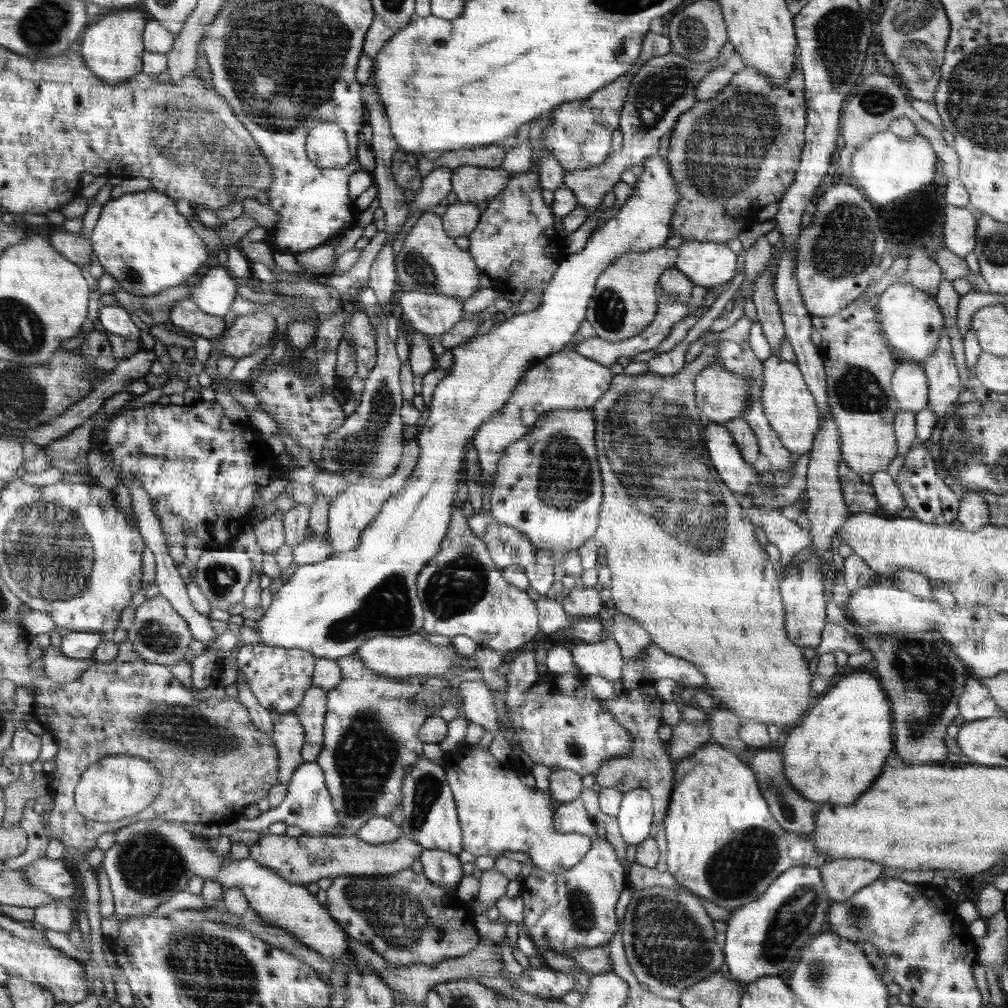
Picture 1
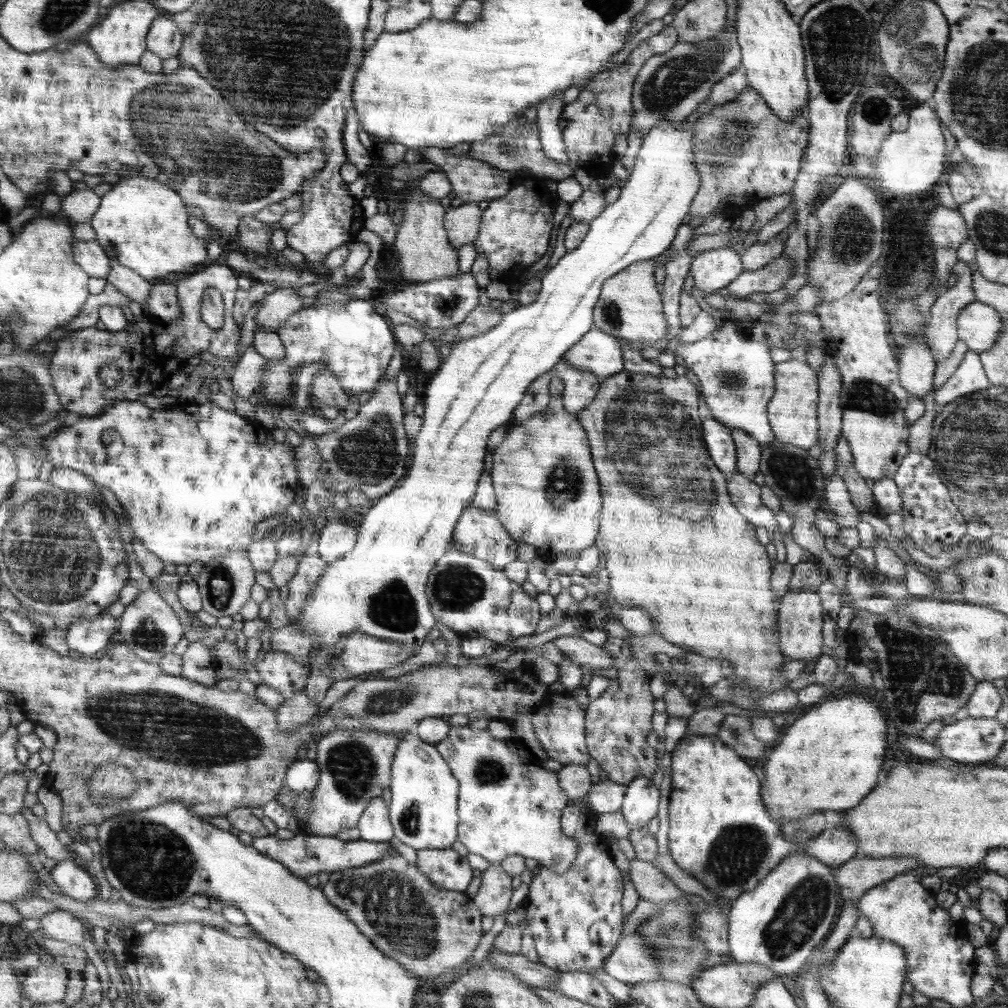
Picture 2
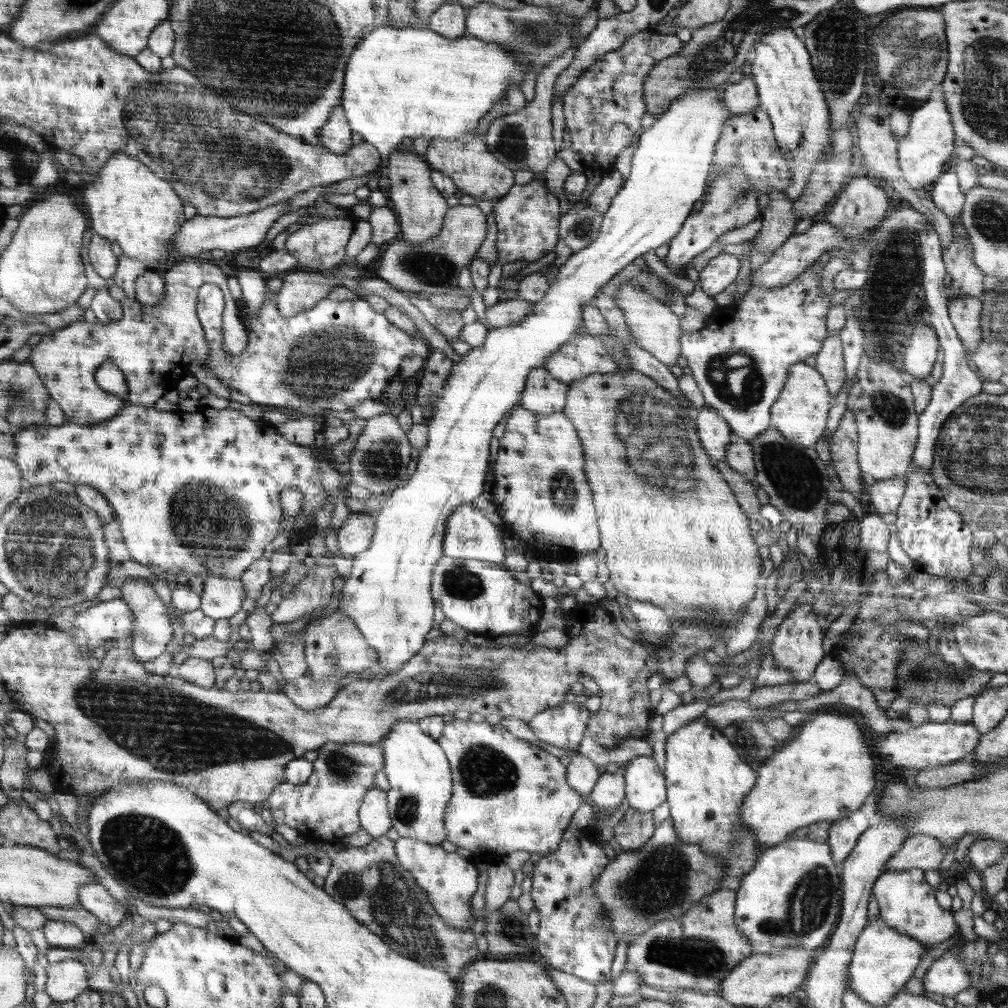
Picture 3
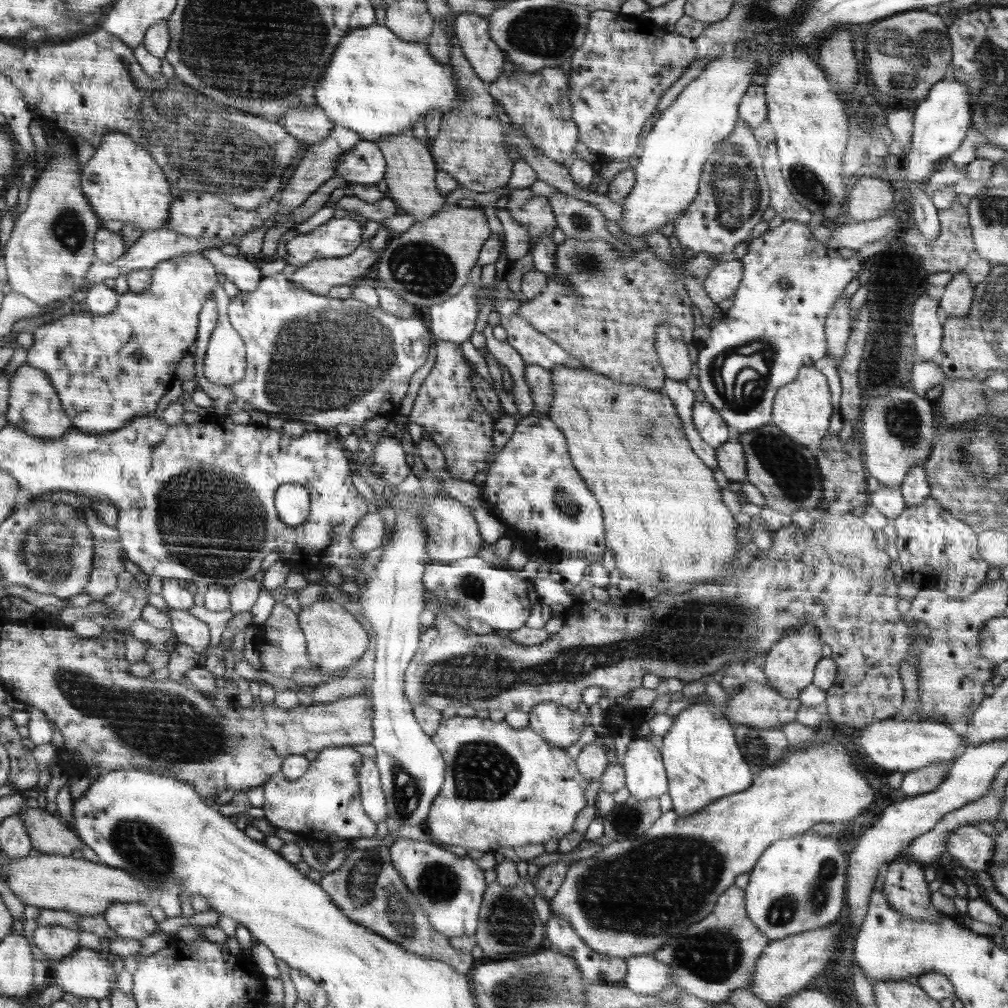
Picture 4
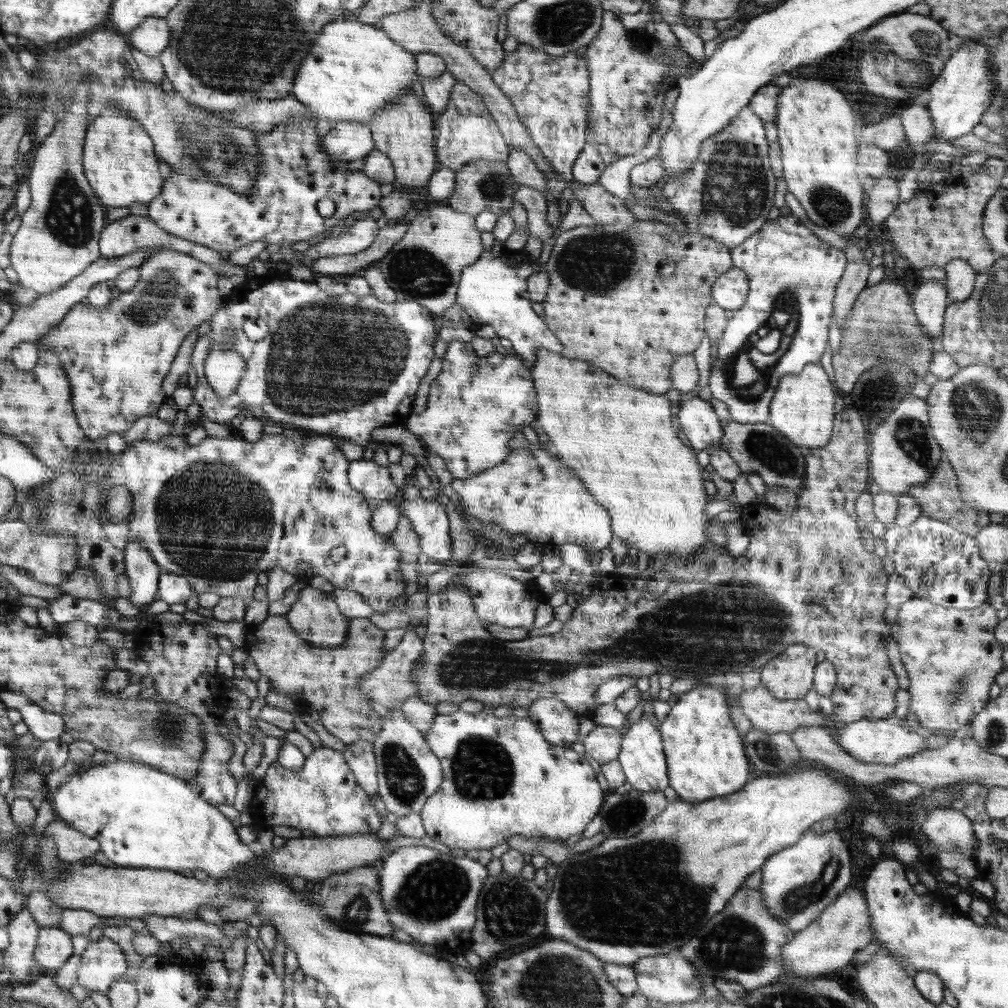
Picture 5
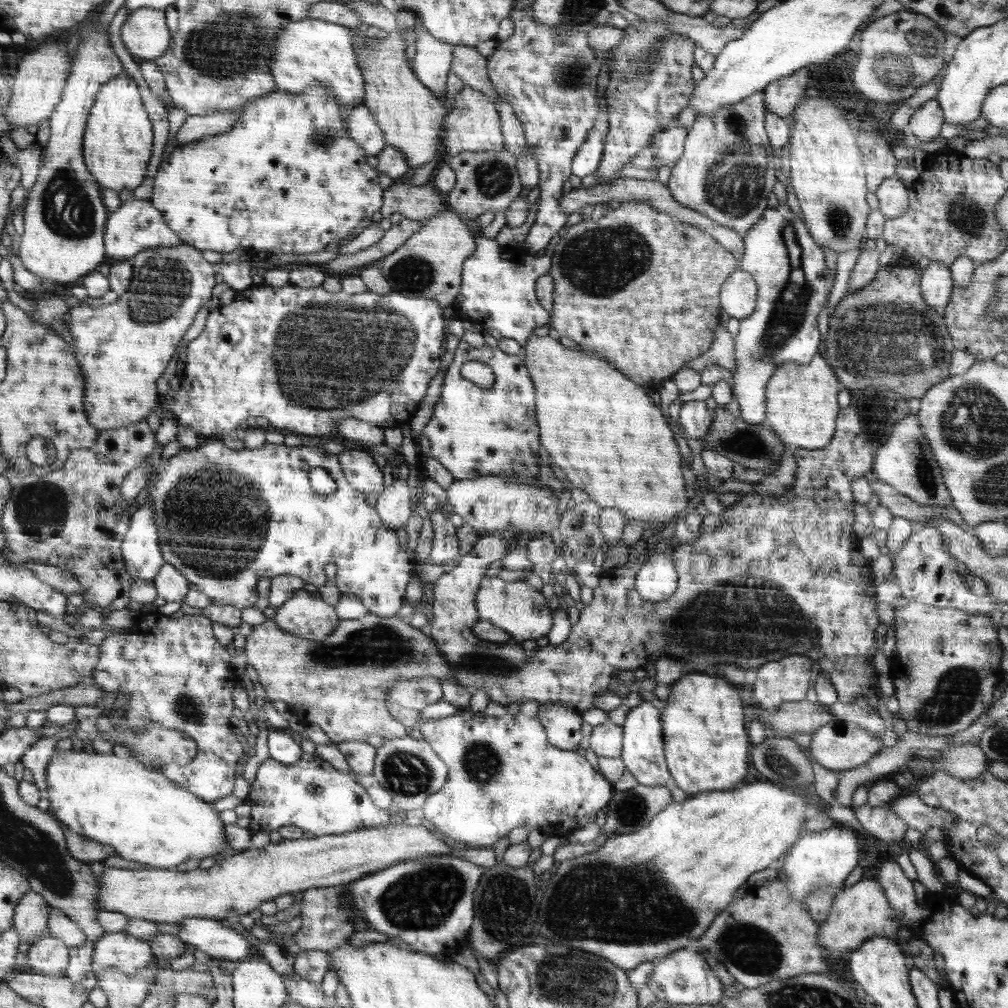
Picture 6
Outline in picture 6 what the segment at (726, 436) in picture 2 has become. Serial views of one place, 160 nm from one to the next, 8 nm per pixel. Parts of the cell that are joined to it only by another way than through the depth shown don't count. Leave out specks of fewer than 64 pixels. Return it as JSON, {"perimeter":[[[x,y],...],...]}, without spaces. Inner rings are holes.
{"perimeter":[[[687,401],[681,405],[679,422],[682,435],[687,439],[701,439],[706,436],[711,428],[714,417],[708,412],[708,404],[705,401]]]}

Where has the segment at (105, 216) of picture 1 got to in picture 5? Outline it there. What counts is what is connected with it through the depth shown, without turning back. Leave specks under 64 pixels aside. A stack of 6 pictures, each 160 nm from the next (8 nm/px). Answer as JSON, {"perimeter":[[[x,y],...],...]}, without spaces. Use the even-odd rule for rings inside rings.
{"perimeter":[[[108,106],[88,126],[84,170],[96,198],[108,209],[130,208],[138,203],[148,207],[162,194],[162,176],[150,138],[143,126],[126,118],[124,111],[116,106]]]}

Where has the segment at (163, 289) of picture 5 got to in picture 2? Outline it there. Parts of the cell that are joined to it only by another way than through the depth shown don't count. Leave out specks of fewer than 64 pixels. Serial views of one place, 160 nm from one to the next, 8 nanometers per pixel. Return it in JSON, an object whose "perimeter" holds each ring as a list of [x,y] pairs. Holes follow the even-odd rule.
{"perimeter":[[[214,262],[213,264],[208,265],[203,270],[191,272],[184,276],[174,278],[176,283],[177,299],[178,299],[179,307],[181,310],[180,316],[177,319],[166,321],[160,318],[143,314],[142,319],[136,319],[136,317],[134,317],[134,319],[131,322],[128,322],[128,324],[125,326],[122,332],[112,332],[112,331],[108,331],[107,329],[100,330],[100,329],[97,329],[96,327],[90,327],[86,329],[78,329],[77,331],[74,331],[72,334],[70,334],[70,336],[68,336],[67,338],[64,338],[64,340],[58,340],[56,342],[55,350],[51,352],[50,354],[48,354],[50,362],[51,362],[49,364],[49,371],[50,371],[50,376],[52,376],[52,386],[55,386],[56,394],[58,394],[63,408],[66,409],[70,414],[73,414],[75,416],[80,416],[80,415],[84,415],[86,417],[98,416],[99,414],[103,412],[102,410],[104,410],[104,408],[105,409],[108,408],[107,406],[112,407],[112,405],[120,401],[124,401],[124,400],[140,401],[141,398],[143,398],[143,396],[146,396],[146,394],[155,395],[156,393],[162,392],[162,390],[165,388],[166,383],[172,376],[172,374],[174,374],[174,372],[176,372],[177,370],[180,370],[186,364],[187,360],[190,360],[190,358],[192,358],[192,356],[196,356],[196,354],[199,354],[199,356],[203,358],[211,358],[211,359],[215,357],[234,358],[235,356],[237,356],[237,352],[239,352],[239,349],[240,349],[238,343],[240,343],[240,334],[241,334],[241,329],[237,327],[237,322],[234,320],[234,315],[233,315],[234,303],[236,302],[236,298],[239,297],[237,277],[238,277],[238,274],[234,272],[230,267],[228,267],[227,264]],[[208,287],[214,287],[218,289],[218,292],[220,292],[220,294],[222,295],[223,303],[226,306],[225,327],[223,327],[223,329],[221,329],[221,331],[219,332],[217,332],[213,328],[210,328],[201,319],[201,316],[200,316],[201,300],[203,297],[203,292]],[[108,363],[116,364],[116,366],[118,366],[118,368],[120,369],[120,372],[122,373],[121,381],[114,388],[106,388],[101,383],[101,380],[99,379],[99,376],[98,376],[98,373],[100,372],[100,369],[102,368],[102,366]]]}

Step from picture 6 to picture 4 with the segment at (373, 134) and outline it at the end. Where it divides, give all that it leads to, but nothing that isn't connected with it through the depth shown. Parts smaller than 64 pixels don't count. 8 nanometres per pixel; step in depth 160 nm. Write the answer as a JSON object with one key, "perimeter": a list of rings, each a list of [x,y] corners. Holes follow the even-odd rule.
{"perimeter":[[[334,125],[334,128],[332,128],[332,132],[330,132],[330,136],[328,136],[328,138],[324,138],[320,142],[310,144],[307,153],[299,162],[298,167],[296,167],[296,170],[294,171],[294,174],[292,177],[290,177],[290,181],[288,181],[286,189],[283,190],[281,194],[281,200],[279,204],[283,208],[281,208],[279,211],[281,213],[290,213],[293,212],[297,207],[302,206],[309,196],[317,192],[318,188],[320,188],[323,183],[333,177],[333,174],[335,174],[335,166],[337,166],[337,162],[335,161],[337,160],[337,156],[339,156],[339,154],[343,154],[343,152],[346,152],[351,148],[354,148],[360,141],[361,137],[359,136],[358,132],[354,132],[354,130],[350,130],[342,126]]]}

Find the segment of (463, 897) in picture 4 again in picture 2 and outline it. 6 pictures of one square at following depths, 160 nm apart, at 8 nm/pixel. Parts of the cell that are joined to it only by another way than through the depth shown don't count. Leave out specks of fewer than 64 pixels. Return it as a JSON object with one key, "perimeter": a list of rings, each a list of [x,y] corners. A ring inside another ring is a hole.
{"perimeter":[[[452,847],[444,850],[417,850],[415,865],[438,887],[465,892],[472,880],[472,868],[465,856],[454,852]]]}

